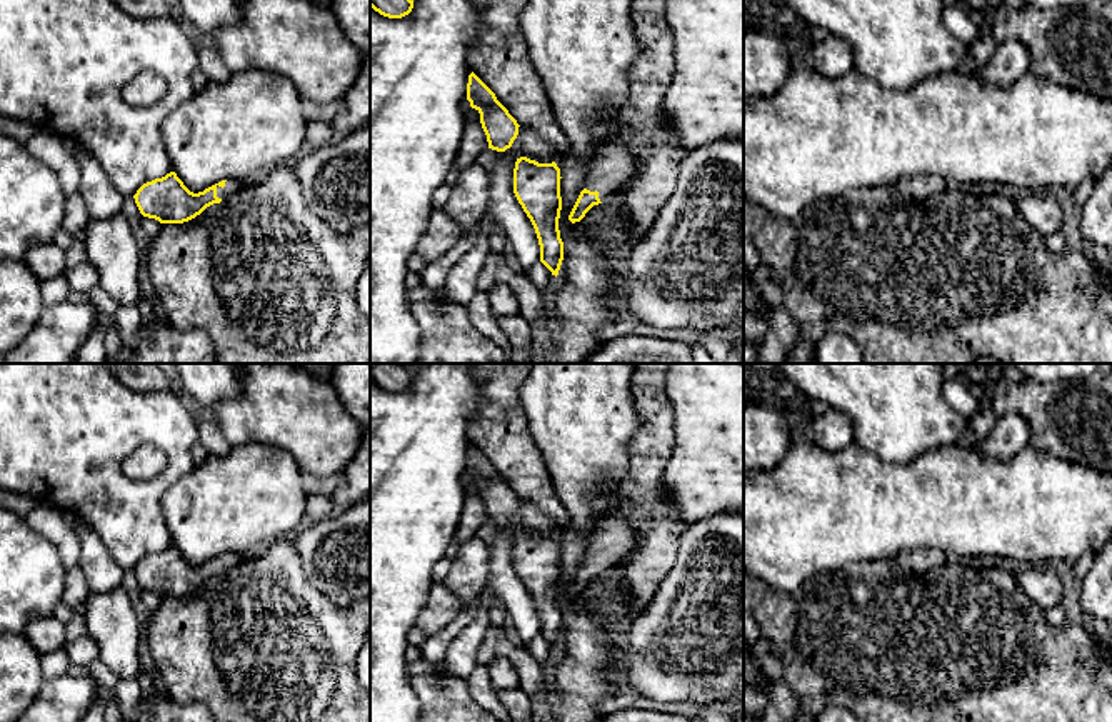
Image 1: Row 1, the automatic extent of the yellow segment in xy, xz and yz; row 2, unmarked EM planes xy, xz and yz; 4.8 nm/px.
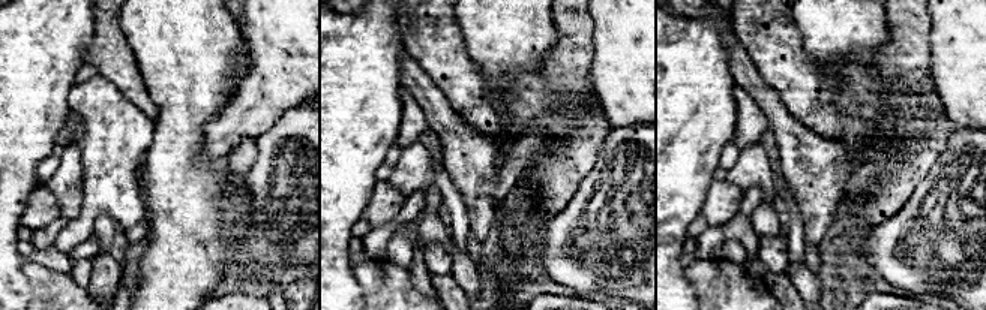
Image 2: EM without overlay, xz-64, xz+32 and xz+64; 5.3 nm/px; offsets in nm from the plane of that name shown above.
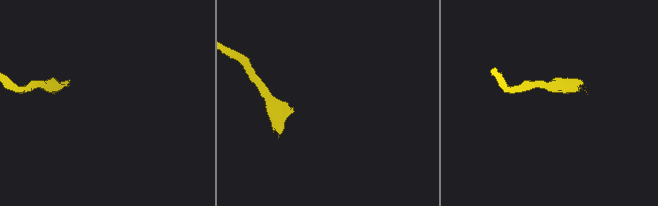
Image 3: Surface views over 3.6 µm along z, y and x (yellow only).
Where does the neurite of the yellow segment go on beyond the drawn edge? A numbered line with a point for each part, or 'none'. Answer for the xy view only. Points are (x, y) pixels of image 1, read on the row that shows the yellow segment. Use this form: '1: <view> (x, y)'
1: xy (232, 185)

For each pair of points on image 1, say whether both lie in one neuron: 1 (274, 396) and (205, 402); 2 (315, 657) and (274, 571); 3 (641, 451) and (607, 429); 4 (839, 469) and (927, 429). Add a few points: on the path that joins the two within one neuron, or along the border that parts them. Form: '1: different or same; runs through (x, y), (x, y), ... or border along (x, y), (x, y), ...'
1: different; border along (235, 381), (235, 392), (209, 412)
2: same; runs through (294, 636), (277, 619), (274, 592)
3: different; border along (636, 404), (641, 427), (619, 481)
4: different; border along (854, 441), (886, 461), (912, 461)

